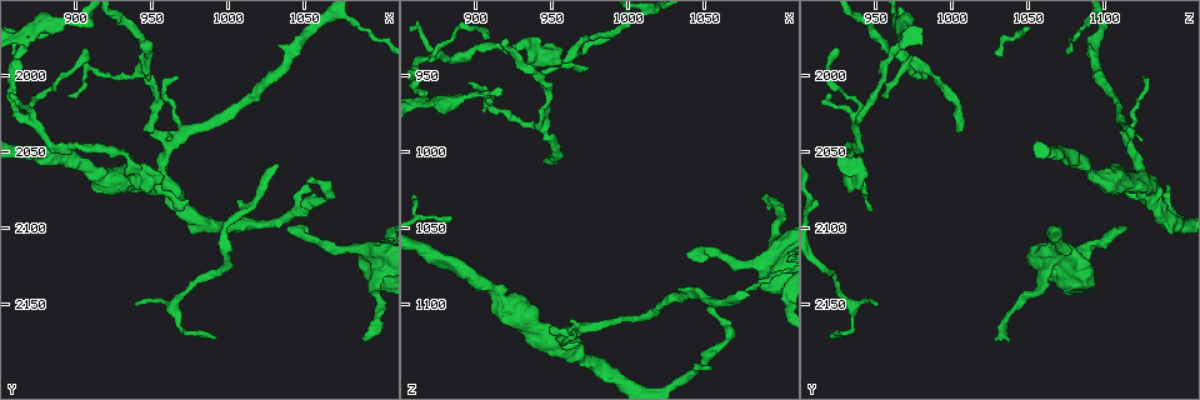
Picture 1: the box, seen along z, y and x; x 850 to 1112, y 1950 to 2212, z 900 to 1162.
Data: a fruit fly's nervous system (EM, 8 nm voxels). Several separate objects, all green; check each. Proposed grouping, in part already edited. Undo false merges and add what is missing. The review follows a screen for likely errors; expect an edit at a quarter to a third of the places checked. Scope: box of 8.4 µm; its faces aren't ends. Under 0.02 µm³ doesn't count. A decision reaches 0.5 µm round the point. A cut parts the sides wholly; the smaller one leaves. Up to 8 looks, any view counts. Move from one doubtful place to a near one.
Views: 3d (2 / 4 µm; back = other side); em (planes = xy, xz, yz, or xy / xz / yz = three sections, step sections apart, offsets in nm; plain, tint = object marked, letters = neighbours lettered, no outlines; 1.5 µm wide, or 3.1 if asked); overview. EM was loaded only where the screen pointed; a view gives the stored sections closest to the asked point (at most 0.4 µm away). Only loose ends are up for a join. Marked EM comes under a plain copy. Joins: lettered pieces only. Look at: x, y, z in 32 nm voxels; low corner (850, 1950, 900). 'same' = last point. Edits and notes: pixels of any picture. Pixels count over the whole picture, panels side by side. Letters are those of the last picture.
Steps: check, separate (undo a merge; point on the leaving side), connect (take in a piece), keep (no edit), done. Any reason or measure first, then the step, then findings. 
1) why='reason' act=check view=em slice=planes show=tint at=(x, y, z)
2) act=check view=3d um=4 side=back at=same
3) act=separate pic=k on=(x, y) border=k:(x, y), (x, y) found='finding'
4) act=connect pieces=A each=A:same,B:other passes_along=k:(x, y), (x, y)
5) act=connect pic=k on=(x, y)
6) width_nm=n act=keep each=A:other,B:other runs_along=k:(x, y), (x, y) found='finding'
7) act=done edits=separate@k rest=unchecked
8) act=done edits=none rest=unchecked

why='an open end' act=check view=em slice=planes show=tint at=(990, 2172, 922)

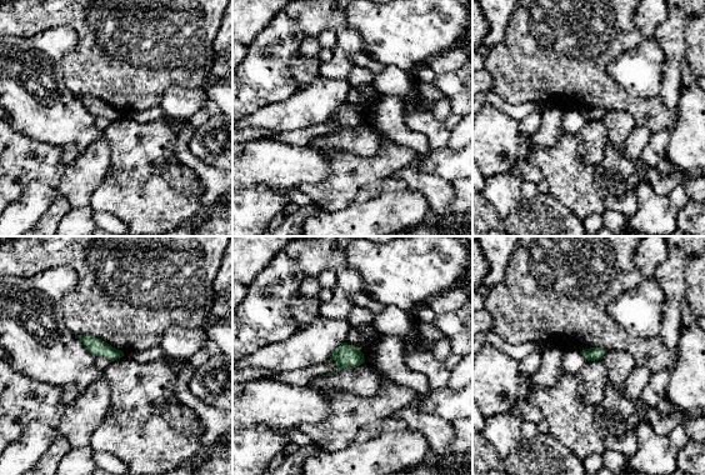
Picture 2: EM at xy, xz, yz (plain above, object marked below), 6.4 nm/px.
act=check view=em slice=planes show=letters at=same

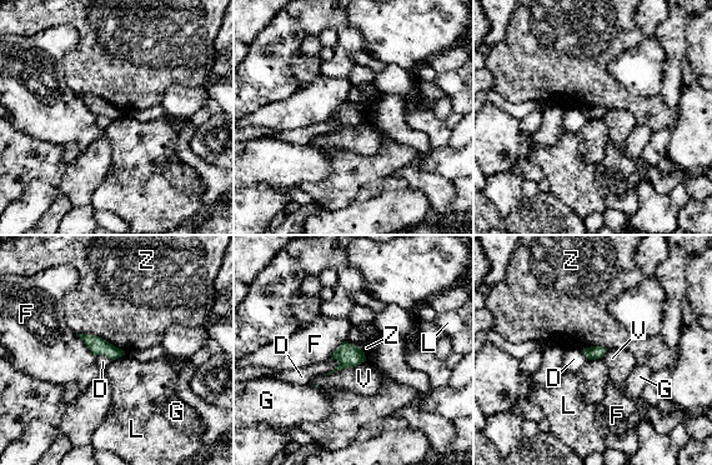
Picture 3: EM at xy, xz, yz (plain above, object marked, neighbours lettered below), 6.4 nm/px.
act=keep each=D:other,F:other,G:other,L:other,V:other,Z:other border=3:(601, 358), (588, 360) found='none of them fits'

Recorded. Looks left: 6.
why='thin end' act=check view=3d um=4 at=(948, 2034, 1114)

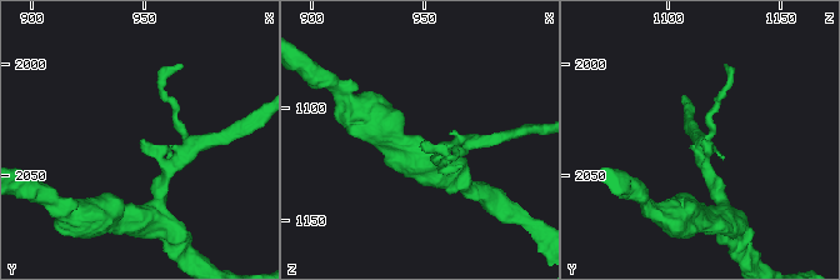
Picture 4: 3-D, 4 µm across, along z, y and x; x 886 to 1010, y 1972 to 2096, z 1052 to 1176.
act=check view=em slice=xy step=4 show=letters at=(949, 2035, 1114)

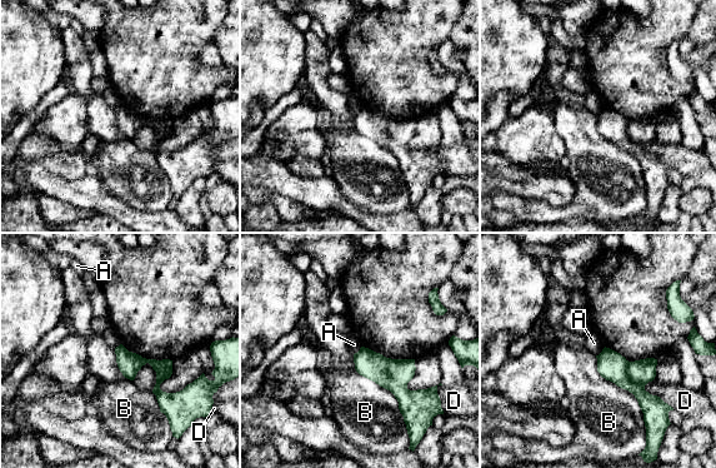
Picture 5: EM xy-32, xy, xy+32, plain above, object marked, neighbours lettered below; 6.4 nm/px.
why='another direction' act=check view=em slice=xz step=4 show=letters at=same

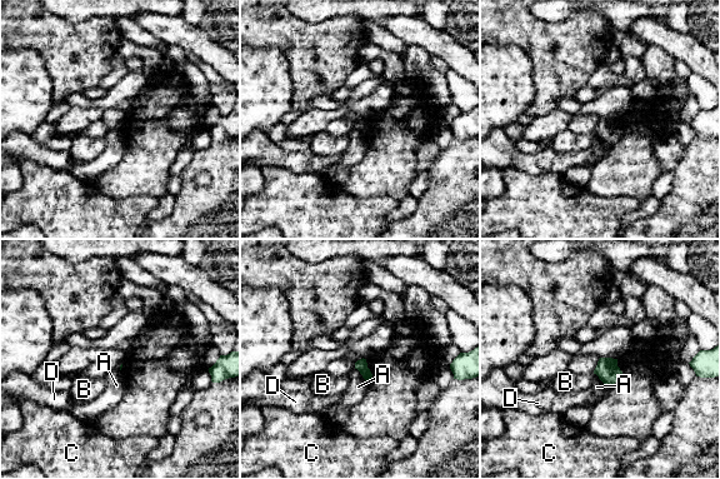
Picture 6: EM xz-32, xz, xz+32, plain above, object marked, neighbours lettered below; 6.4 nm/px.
act=keep each=A:other,B:other,C:other,D:other border=6:(354, 368), (366, 383) found='no lettered piece goes on from it'

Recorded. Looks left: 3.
why='thin end' act=check view=3d um=2 at=(948, 2036, 1004)

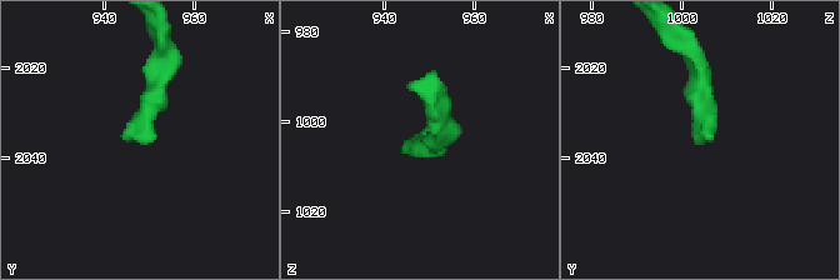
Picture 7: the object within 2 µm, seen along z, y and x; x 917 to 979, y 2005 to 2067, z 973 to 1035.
act=check view=em slice=planes show=tint at=(947, 2035, 1002)

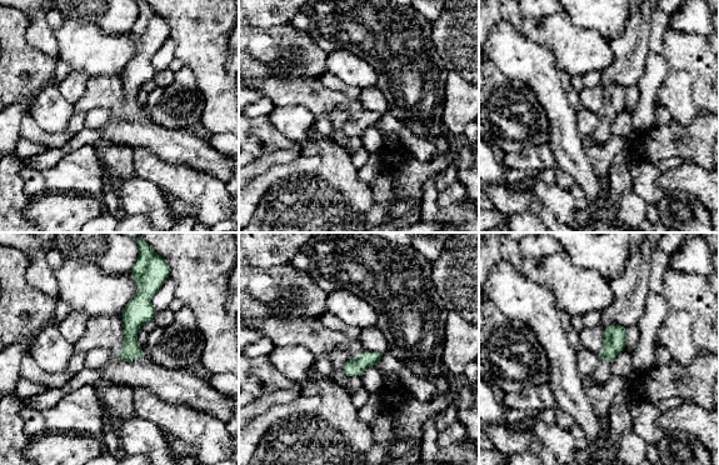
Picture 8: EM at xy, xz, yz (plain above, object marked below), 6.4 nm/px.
act=check view=em slice=planes show=letters at=same

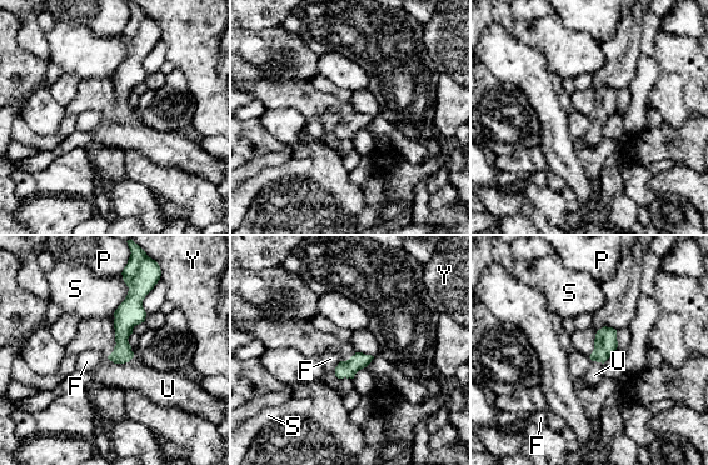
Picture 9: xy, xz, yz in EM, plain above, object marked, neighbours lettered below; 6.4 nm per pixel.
act=connect pieces=U each=F:other,P:other,S:other,U:same,Y:other passes_along=9:(124, 324), (120, 363), (134, 375) found='the neuron continues'

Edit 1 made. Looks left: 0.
act=done edits=connect@9 rest=unchecked

